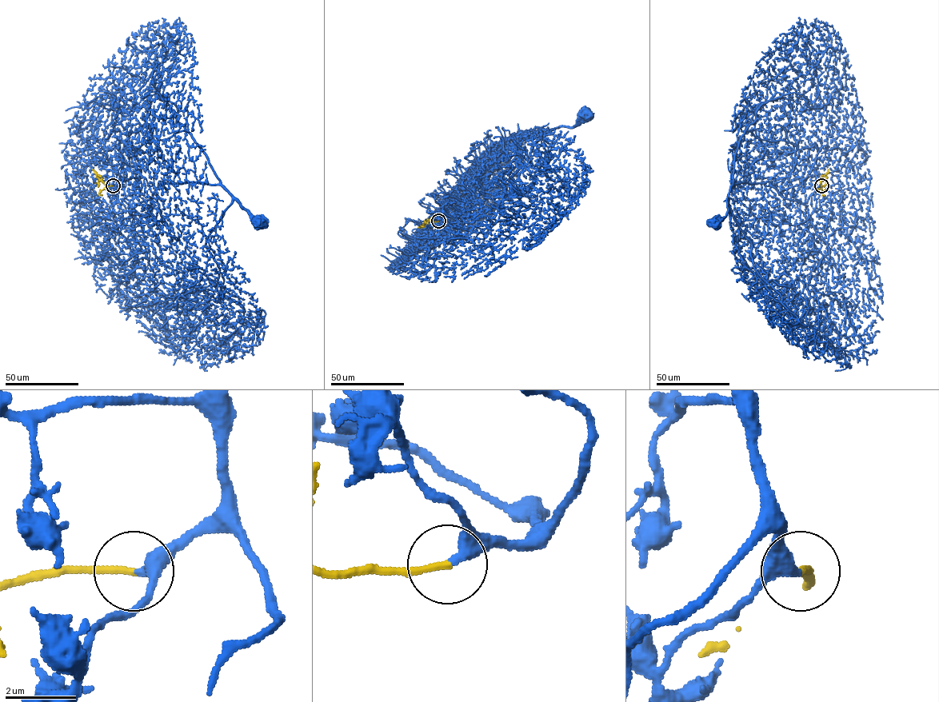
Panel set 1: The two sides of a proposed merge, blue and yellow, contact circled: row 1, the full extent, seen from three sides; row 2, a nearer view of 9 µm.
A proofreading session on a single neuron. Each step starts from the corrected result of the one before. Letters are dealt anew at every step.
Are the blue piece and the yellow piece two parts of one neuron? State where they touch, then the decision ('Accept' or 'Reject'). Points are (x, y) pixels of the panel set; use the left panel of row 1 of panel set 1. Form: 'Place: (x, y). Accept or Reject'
Place: (113, 185). Accept

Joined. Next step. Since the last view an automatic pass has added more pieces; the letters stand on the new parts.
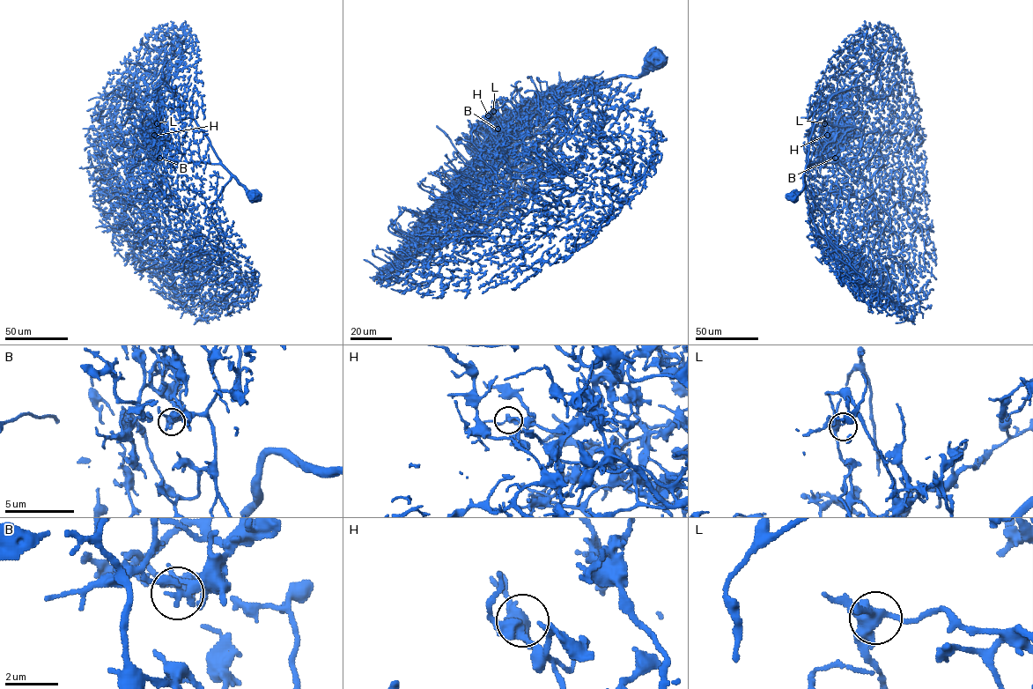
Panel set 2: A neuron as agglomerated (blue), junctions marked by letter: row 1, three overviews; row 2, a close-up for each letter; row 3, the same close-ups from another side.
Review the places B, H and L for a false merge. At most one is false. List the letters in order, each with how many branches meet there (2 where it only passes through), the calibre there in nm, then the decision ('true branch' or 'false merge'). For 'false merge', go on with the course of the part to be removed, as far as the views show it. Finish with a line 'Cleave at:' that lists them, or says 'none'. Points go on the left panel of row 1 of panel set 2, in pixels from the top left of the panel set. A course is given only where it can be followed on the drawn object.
B: branches 3; calibre 240 nm; false merge; course (159, 158), (158, 143), (162, 136), (151, 121), (152, 112), (132, 107), (122, 108)
H: branches 2; calibre 320 nm; true branch
L: branches 3; calibre 380 nm; true branch
Cleave at: B

